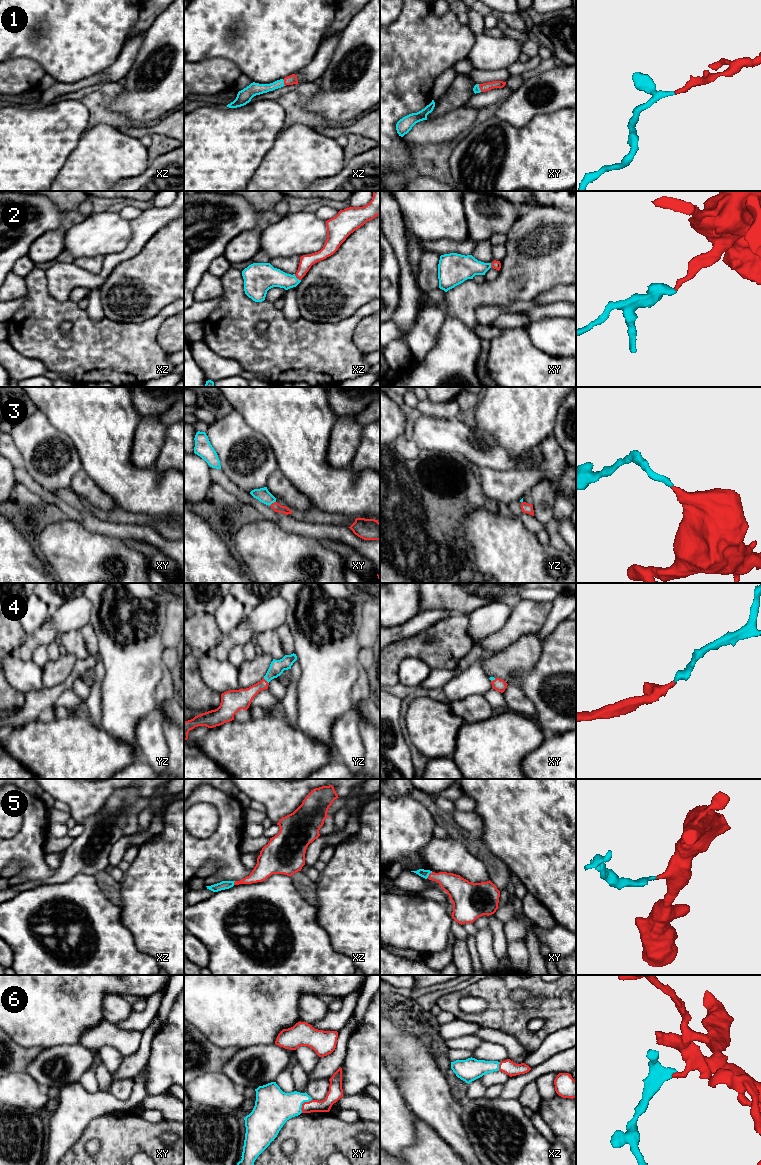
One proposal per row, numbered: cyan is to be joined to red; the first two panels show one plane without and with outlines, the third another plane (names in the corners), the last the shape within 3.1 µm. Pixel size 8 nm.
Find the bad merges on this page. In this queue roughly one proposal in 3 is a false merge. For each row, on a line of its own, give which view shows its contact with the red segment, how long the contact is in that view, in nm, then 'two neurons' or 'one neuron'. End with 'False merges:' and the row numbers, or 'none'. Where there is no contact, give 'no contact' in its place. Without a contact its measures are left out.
1: meets red in xz; contact 60 nm long; one neuron
2: meets red in xz; contact 80 nm long; one neuron
3: meets red in xy; contact 70 nm long; one neuron
4: meets red in yz; contact 60 nm long; one neuron
5: meets red in xy; contact 60 nm long; one neuron
6: meets red in xy; contact 140 nm long; one neuron
False merges: none

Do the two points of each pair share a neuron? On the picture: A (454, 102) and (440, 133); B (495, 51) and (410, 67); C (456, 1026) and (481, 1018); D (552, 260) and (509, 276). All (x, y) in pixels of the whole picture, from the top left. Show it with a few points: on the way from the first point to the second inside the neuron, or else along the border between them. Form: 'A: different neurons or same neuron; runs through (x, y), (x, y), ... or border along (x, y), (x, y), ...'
A: different neurons; border along (462, 106), (428, 119)
B: different neurons; border along (474, 33), (474, 45), (467, 56)
C: different neurons; border along (456, 1018), (475, 1022), (480, 1027)
D: same neuron; runs through (541, 260), (537, 260), (520, 276)

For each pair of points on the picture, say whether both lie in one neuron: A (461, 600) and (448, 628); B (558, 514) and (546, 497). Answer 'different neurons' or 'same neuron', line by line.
A: different neurons
B: different neurons

